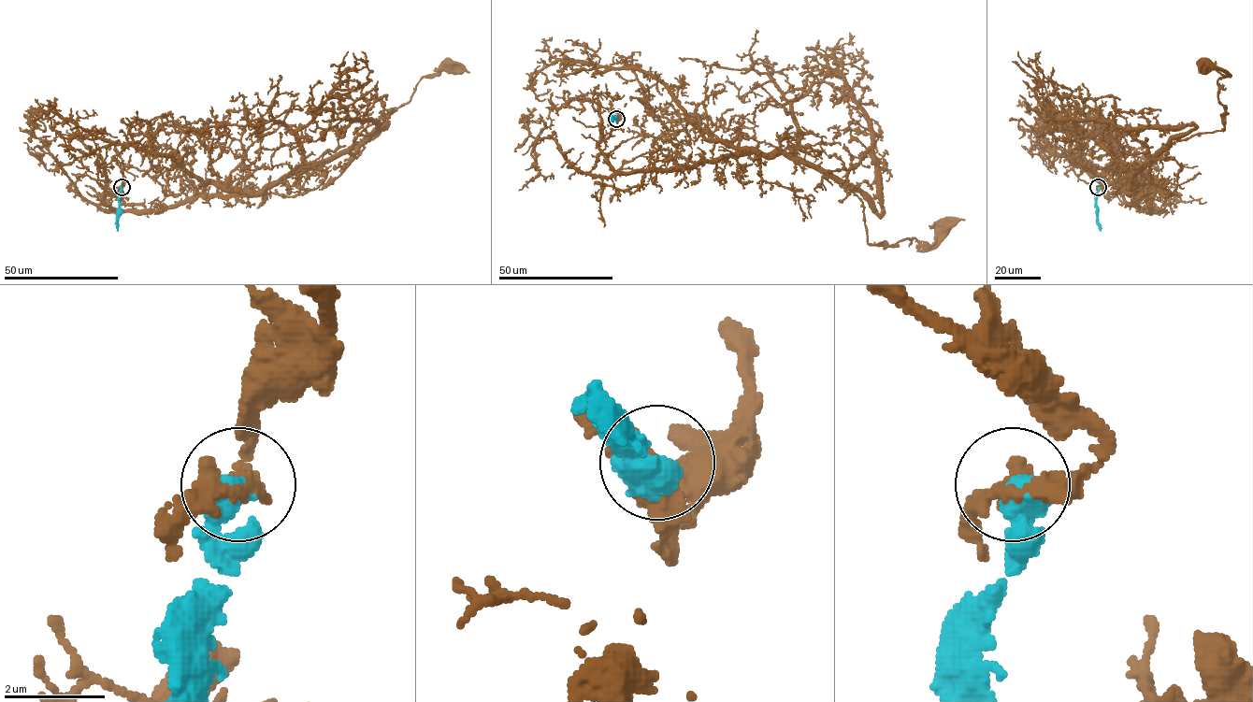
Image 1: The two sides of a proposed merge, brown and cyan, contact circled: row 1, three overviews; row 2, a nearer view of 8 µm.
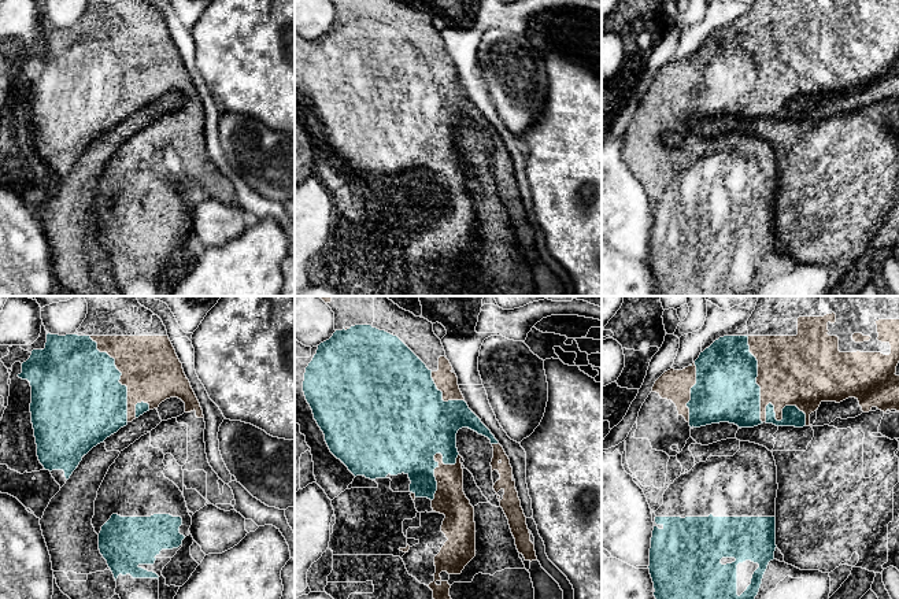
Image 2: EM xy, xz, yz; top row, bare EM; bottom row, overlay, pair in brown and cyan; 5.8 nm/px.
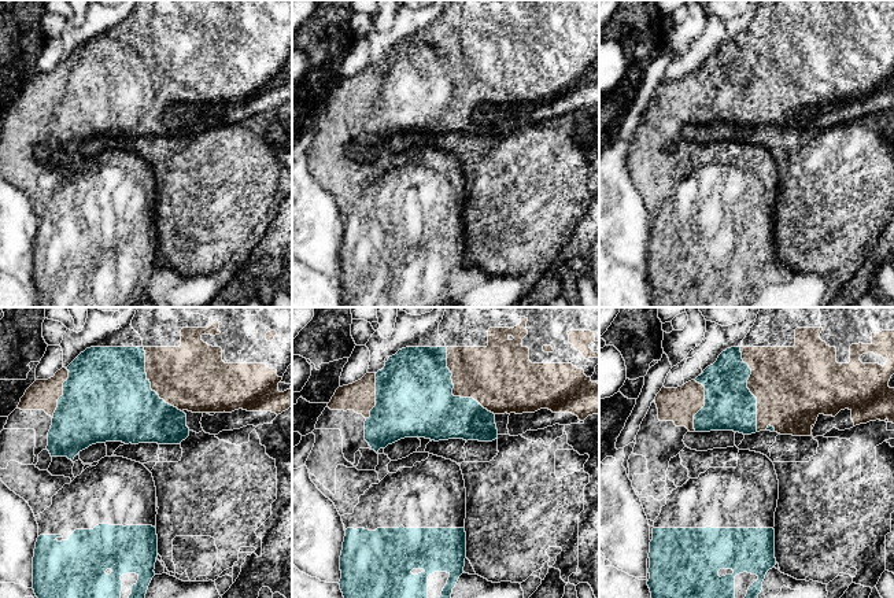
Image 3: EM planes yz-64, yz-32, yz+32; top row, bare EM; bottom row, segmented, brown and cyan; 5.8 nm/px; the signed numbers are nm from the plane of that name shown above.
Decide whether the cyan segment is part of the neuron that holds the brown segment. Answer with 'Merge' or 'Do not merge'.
Merge

